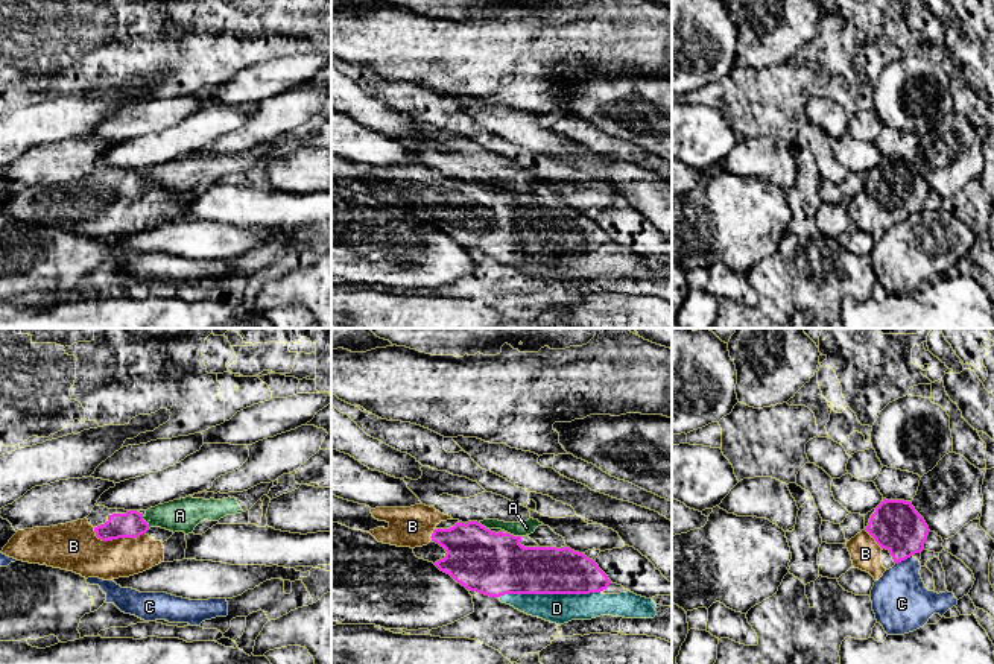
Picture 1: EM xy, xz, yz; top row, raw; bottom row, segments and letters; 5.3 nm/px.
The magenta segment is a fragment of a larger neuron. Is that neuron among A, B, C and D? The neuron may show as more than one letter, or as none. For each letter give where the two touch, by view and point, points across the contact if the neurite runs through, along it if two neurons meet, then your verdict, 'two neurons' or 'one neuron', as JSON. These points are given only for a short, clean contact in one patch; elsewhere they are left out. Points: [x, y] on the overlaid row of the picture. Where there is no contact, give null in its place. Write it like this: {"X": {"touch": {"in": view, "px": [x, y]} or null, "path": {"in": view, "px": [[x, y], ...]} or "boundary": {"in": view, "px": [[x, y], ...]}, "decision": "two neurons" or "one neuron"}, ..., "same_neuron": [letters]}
{"A": {"touch": {"in": "xy", "px": [145, 521]}, "boundary": {"in": "xy", "px": [[142, 515], [149, 528]]}, "decision": "two neurons"}, "B": {"touch": {"in": "xy", "px": [117, 538]}, "path": {"in": "xy", "px": [[131, 524], [117, 538], [110, 546], [73, 546]]}, "decision": "one neuron"}, "C": {"touch": {"in": "yz", "px": [903, 559]}, "boundary": {"in": "yz", "px": [[911, 555], [895, 564]]}, "decision": "two neurons"}, "D": {"touch": {"in": "xz", "px": [549, 593]}, "decision": "one neuron"}, "same_neuron": ["B", "D"]}

